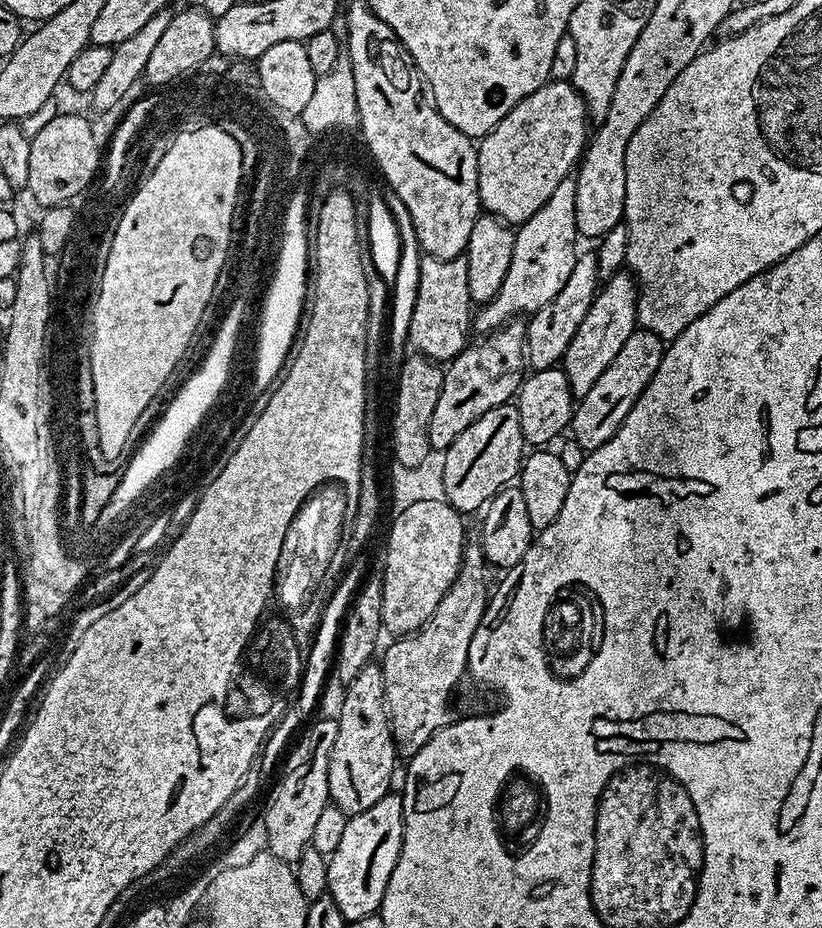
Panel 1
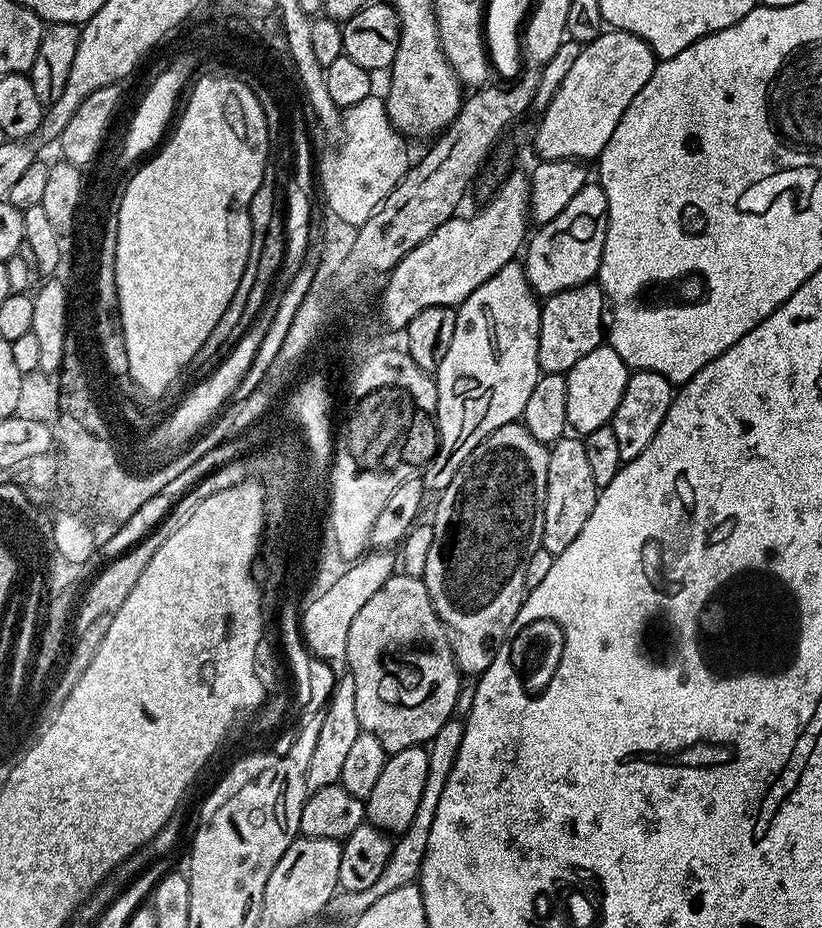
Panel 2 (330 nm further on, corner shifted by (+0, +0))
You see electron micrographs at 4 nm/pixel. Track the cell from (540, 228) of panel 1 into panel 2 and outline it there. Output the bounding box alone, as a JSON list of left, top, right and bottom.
[422,262,542,493]

